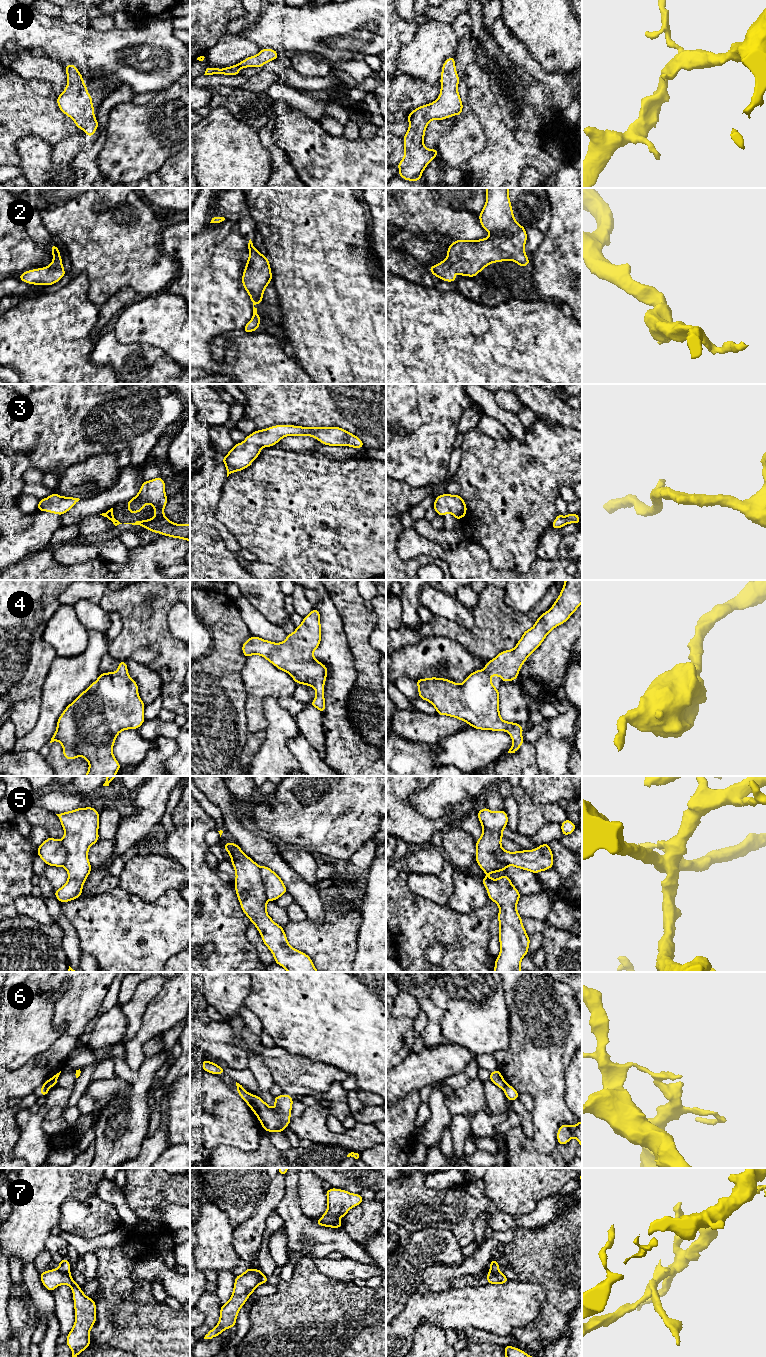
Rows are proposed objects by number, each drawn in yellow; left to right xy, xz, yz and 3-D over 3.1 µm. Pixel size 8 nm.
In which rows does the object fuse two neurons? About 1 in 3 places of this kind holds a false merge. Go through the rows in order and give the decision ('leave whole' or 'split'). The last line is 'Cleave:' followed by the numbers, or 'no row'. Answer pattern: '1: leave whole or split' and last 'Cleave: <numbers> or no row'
1: leave whole
2: leave whole
3: leave whole
4: leave whole
5: split
6: split
7: split
Cleave: 5, 6, 7

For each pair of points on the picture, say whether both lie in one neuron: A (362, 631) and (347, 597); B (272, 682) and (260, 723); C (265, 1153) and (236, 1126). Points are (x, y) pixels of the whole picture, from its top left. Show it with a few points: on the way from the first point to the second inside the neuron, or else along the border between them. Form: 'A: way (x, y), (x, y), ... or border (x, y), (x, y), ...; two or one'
A: way (358, 623), (350, 605); one
B: way (262, 692), (257, 697), (257, 713); one
C: border (260, 1136), (255, 1151), (242, 1151), (234, 1147); two

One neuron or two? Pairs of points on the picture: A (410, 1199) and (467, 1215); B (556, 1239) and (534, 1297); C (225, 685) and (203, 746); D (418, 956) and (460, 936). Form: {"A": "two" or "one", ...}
{"A": "one", "B": "two", "C": "one", "D": "one"}

